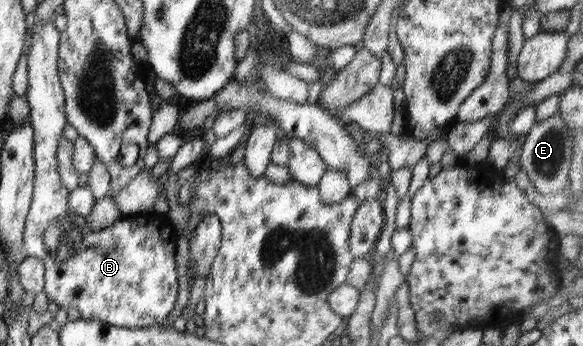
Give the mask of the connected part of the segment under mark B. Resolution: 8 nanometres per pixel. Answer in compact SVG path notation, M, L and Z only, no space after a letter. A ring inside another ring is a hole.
M54 17L48 23L40 24L39 26L34 26L34 32L32 36L28 36L28 55L27 55L27 73L28 73L28 86L25 100L30 106L30 117L31 125L34 131L34 146L33 146L33 157L35 160L35 177L33 180L33 197L31 200L31 205L25 220L25 227L23 230L24 237L24 250L28 257L34 256L39 258L45 266L45 287L44 291L46 293L47 299L52 300L58 305L58 308L62 308L68 312L70 307L76 306L78 312L80 312L80 318L84 320L99 320L102 323L112 324L118 328L150 328L158 327L164 325L167 322L167 316L172 312L174 304L176 304L176 299L178 298L178 279L176 272L176 261L174 256L176 256L177 239L178 234L175 230L172 221L169 219L167 213L157 213L156 211L148 211L140 214L135 214L132 217L125 217L123 219L113 222L112 225L107 226L103 229L96 229L93 231L87 227L85 223L85 217L73 213L69 209L69 191L66 186L62 184L60 180L60 173L58 172L58 145L60 144L60 139L63 137L64 127L67 125L67 118L65 114L65 97L63 94L63 88L61 87L59 81L59 72L57 69L58 64L58 51L59 51L59 40L60 33L56 30L54 25Z

